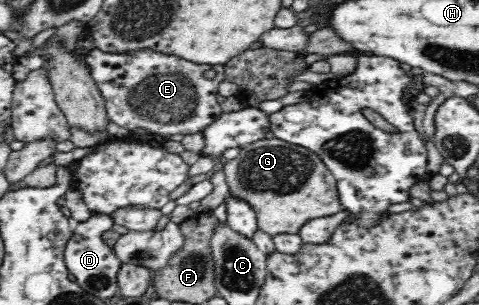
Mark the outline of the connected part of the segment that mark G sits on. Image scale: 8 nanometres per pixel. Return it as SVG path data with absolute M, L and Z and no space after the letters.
M272 136L245 145L239 155L223 161L221 166L230 186L230 194L246 200L256 212L257 224L262 231L271 236L281 233L297 233L299 227L309 219L334 215L342 211L335 177L316 152Z

